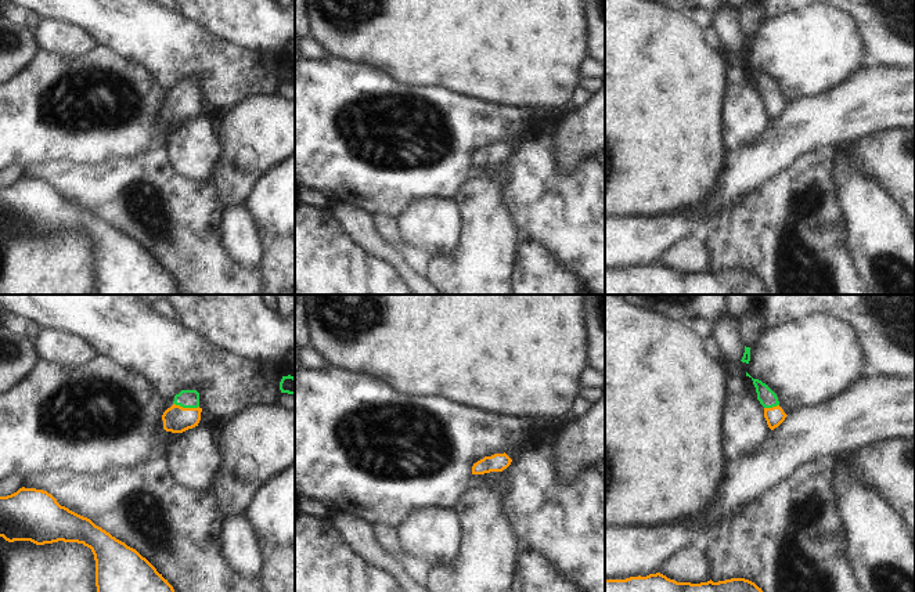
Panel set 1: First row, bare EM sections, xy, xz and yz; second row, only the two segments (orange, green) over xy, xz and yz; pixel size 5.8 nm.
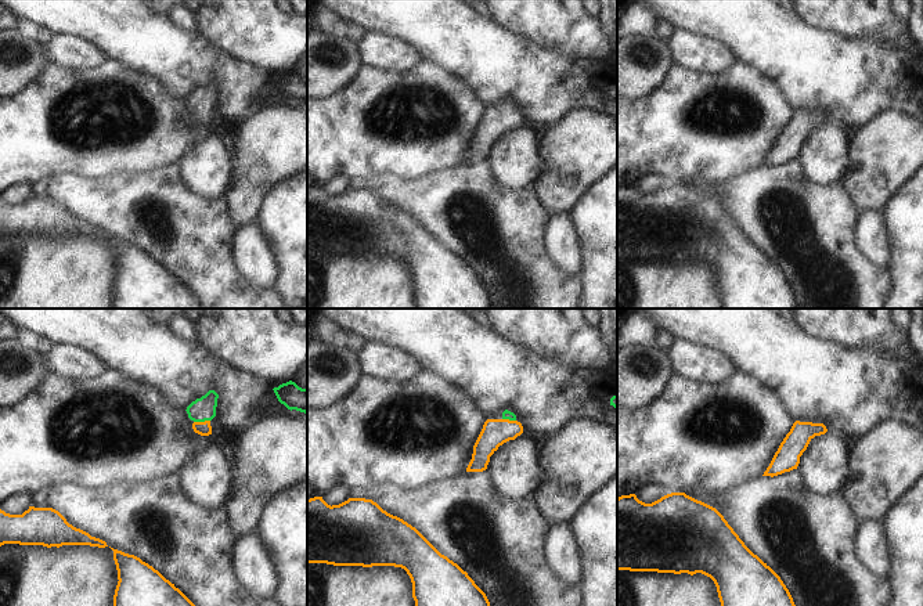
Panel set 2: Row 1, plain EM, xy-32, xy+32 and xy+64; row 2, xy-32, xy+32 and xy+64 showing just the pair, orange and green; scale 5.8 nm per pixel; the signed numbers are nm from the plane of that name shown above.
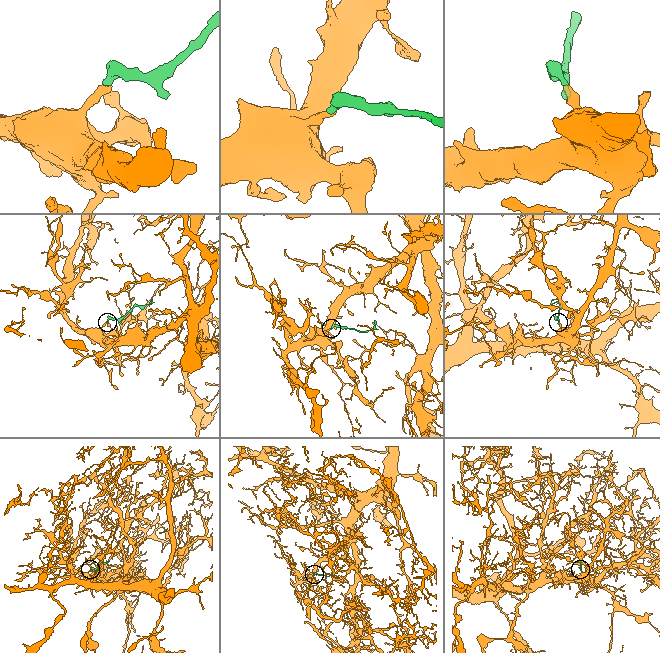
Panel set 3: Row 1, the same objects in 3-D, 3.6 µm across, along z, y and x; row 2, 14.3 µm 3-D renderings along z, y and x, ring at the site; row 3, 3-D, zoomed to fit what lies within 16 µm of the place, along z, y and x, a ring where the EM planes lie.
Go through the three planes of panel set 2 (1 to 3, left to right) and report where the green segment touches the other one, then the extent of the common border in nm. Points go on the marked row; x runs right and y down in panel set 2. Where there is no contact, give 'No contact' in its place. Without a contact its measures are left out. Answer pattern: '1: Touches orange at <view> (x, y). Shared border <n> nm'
1: Touches orange at xy-32 (201, 422). Shared border 100 nm
2: Touches orange at xy+32 (508, 419). Shared border 80 nm
3: No contact

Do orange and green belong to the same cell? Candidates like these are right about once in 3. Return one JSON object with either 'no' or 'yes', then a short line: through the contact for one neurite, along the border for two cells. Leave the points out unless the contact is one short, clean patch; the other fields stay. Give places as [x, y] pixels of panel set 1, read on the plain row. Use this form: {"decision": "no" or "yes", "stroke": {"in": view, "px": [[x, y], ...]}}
{"decision": "yes", "stroke": {"in": "xy", "px": [[176, 109], [186, 98], [187, 89]]}}

